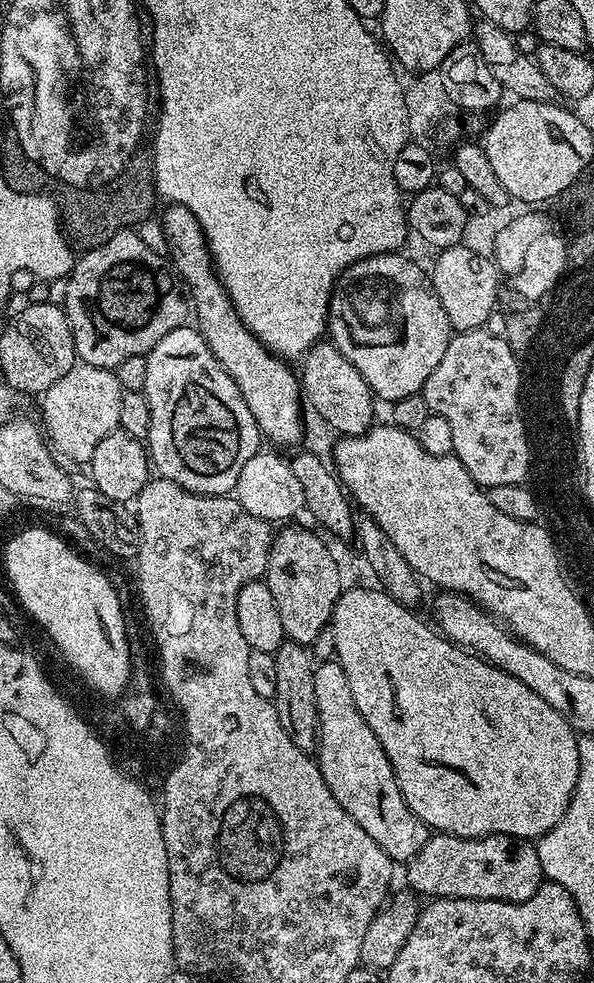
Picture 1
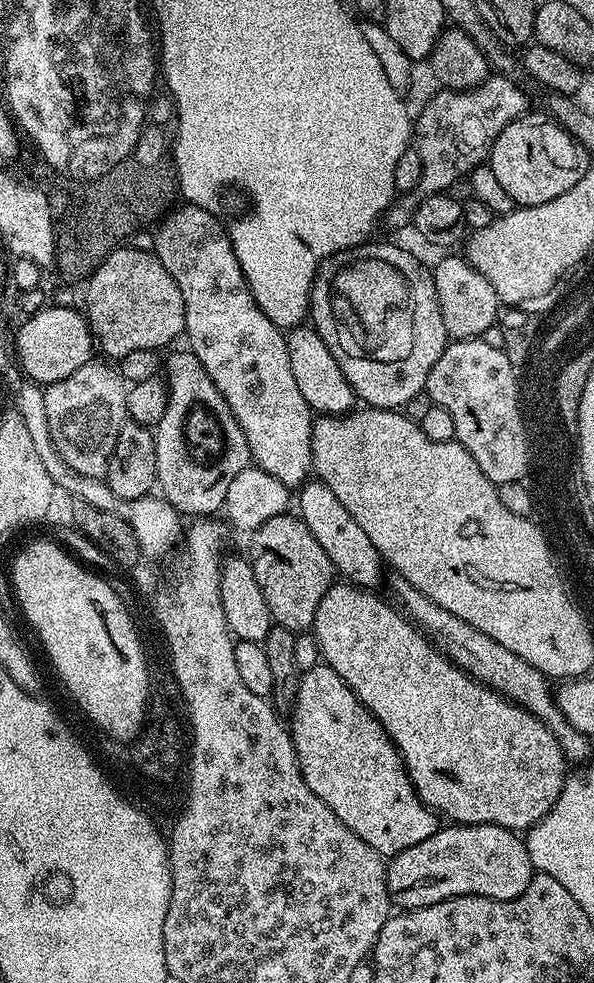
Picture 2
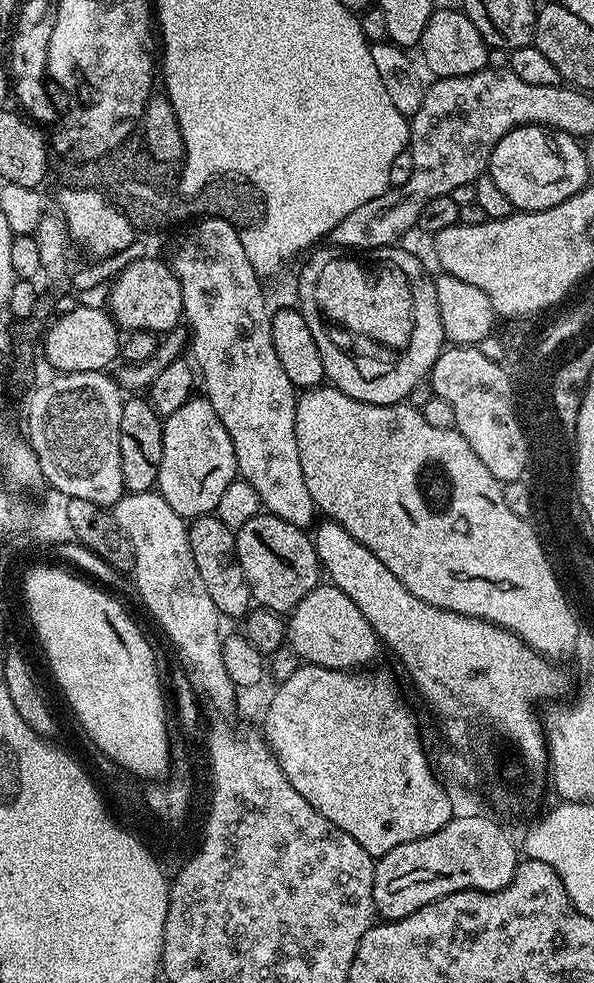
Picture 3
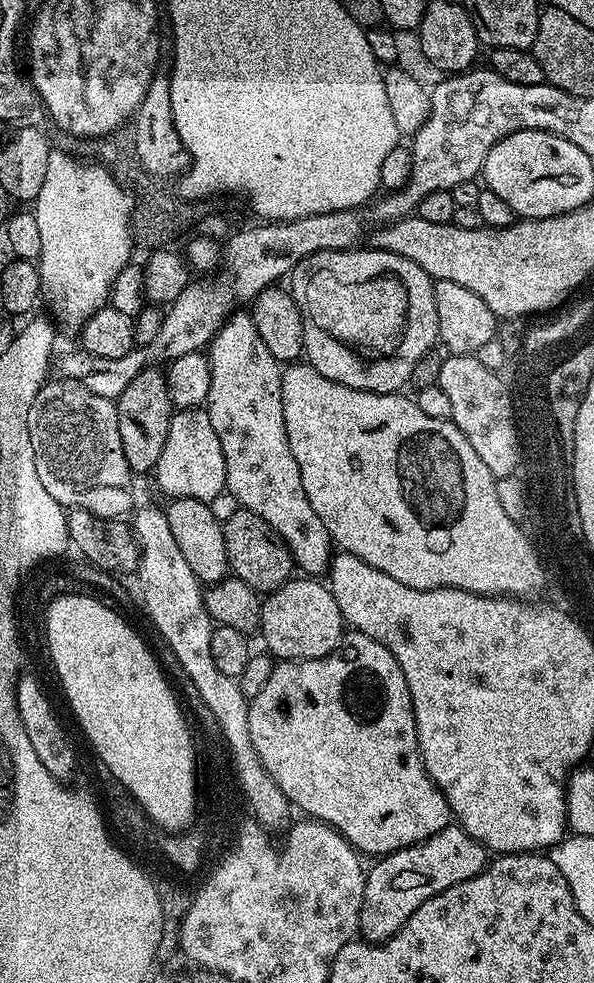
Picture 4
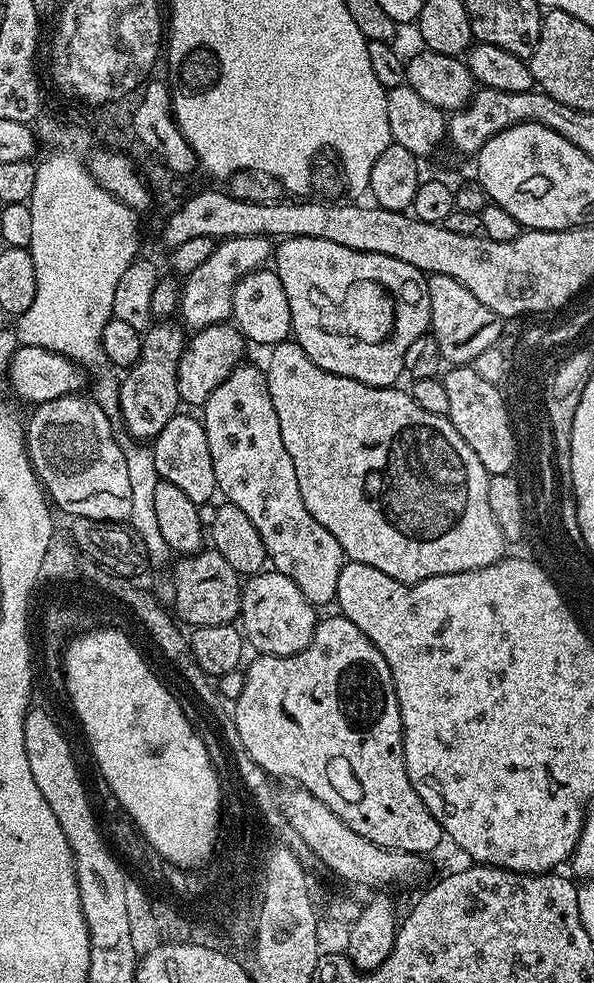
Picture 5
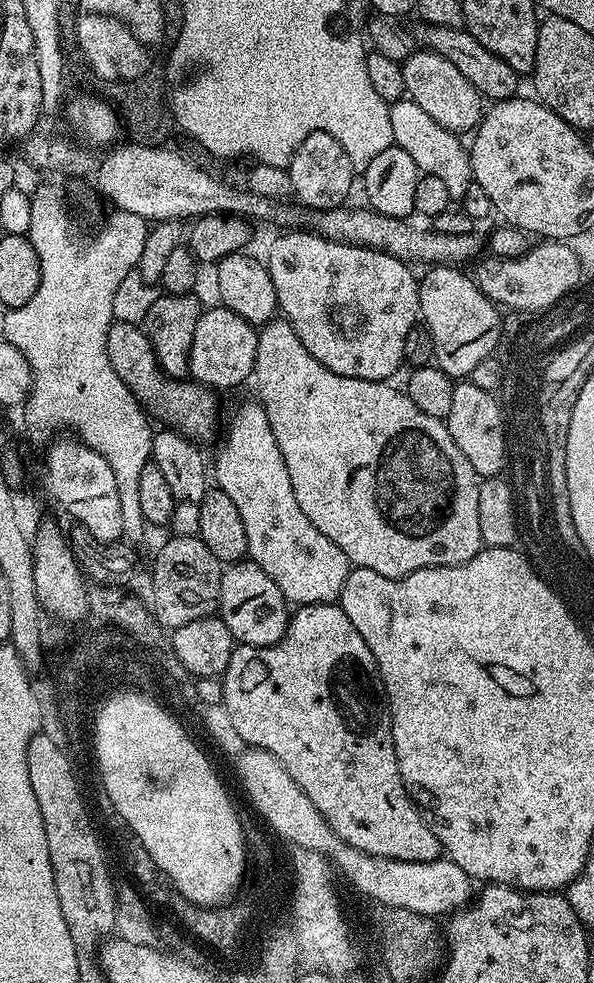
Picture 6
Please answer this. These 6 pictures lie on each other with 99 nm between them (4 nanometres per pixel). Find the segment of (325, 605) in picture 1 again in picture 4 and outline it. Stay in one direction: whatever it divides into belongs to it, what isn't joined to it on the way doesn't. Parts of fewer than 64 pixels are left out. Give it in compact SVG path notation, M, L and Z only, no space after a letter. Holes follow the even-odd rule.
M237 507L230 518L223 520L224 537L226 538L226 554L231 575L237 580L246 582L258 594L276 592L286 581L293 579L294 561L290 550L284 545L282 539L275 530L258 514L250 510Z

